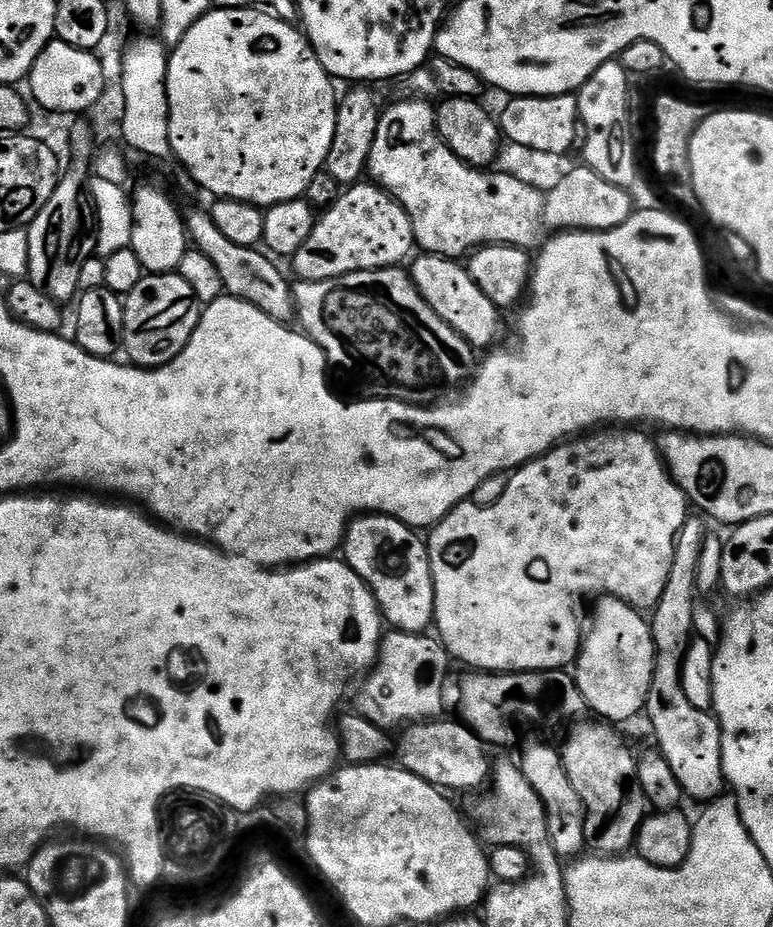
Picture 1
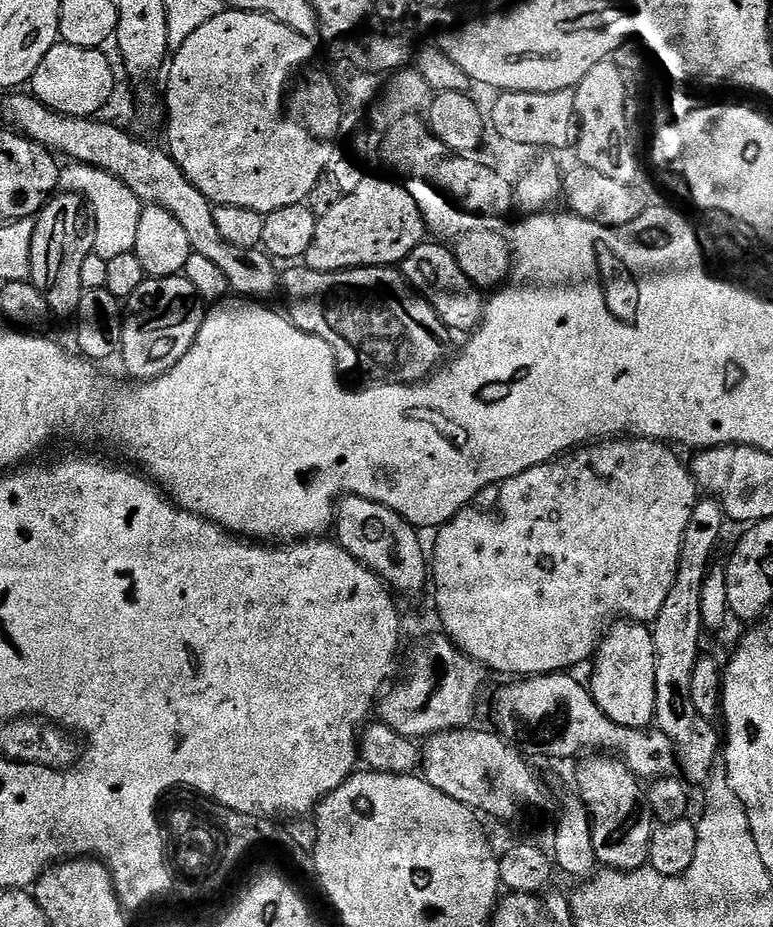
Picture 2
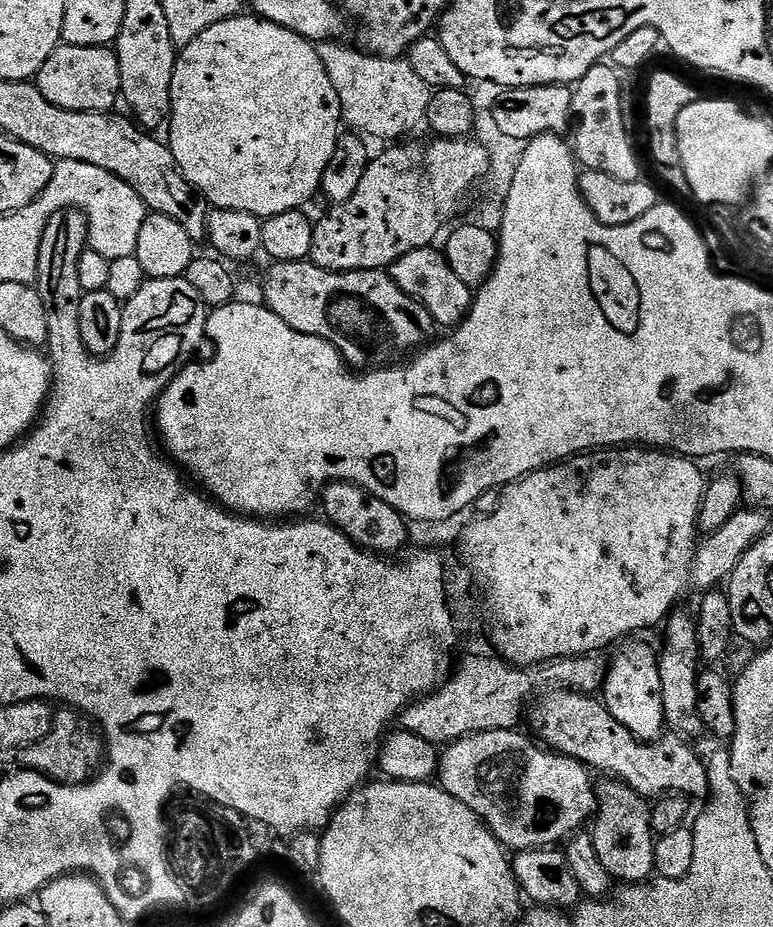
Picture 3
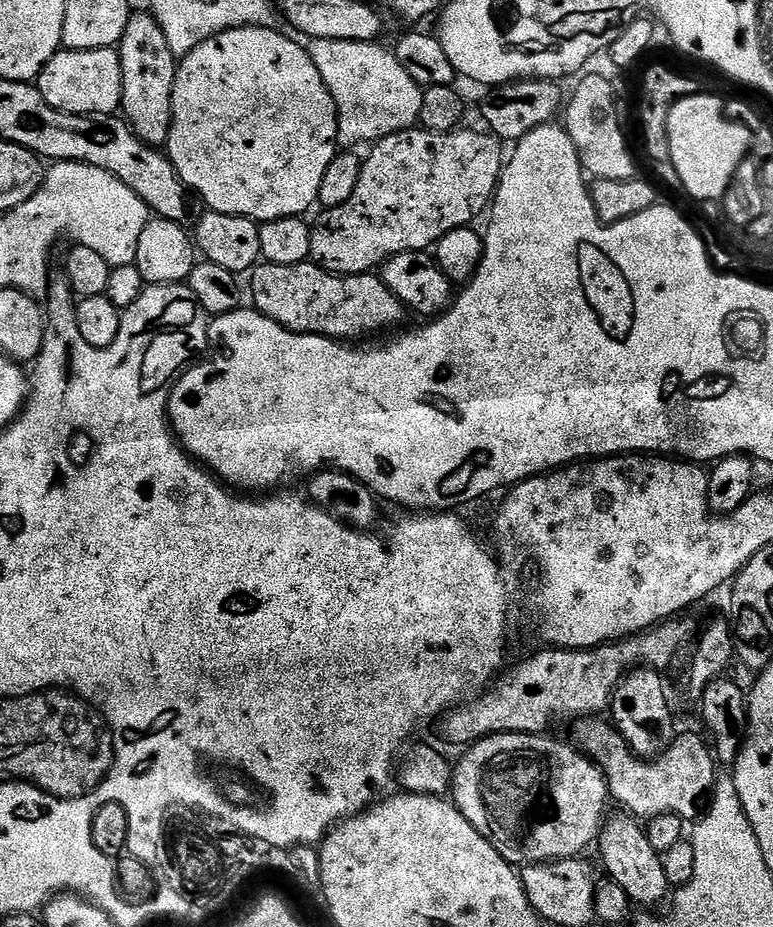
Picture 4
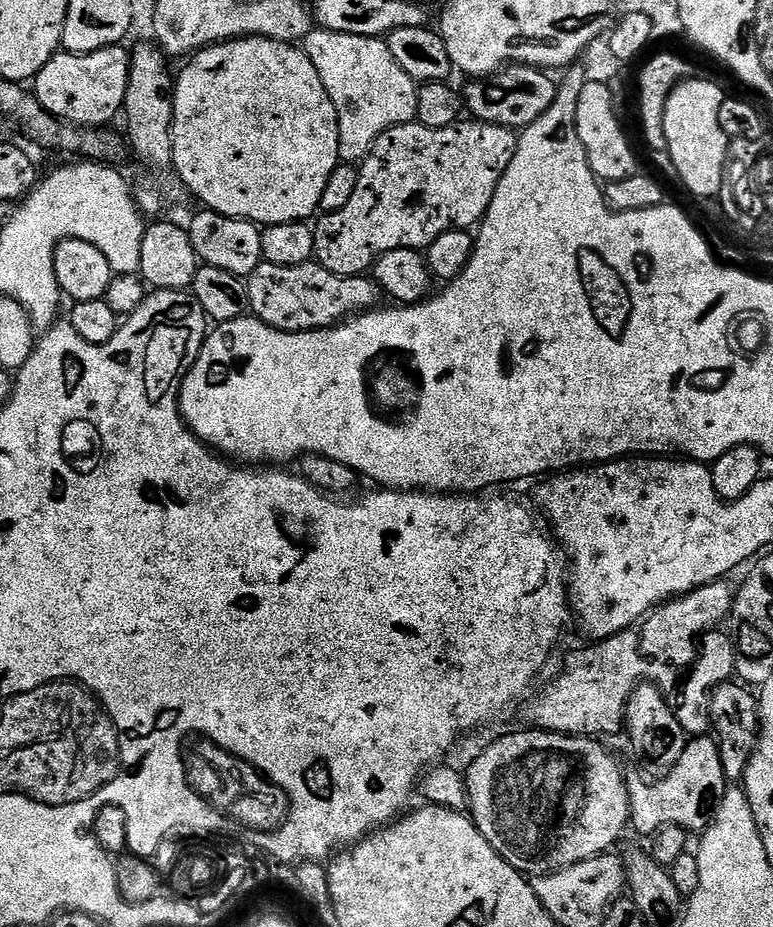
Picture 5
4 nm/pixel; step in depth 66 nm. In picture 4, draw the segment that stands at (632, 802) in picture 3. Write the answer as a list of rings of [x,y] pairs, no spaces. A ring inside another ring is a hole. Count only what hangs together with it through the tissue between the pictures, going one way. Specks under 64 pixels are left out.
[[[631,814],[609,815],[600,830],[598,849],[600,860],[604,863],[607,875],[615,884],[626,890],[629,901],[633,905],[641,904],[641,909],[652,910],[655,904],[669,899],[670,885],[666,878],[663,859],[650,846],[650,838],[645,825]]]

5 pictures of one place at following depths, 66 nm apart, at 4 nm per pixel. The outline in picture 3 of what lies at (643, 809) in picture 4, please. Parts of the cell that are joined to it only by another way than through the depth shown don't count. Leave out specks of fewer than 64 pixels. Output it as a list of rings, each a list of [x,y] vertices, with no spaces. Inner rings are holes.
[[[552,690],[541,695],[534,707],[536,721],[531,731],[543,747],[577,760],[597,773],[605,772],[608,775],[605,777],[625,784],[640,796],[663,798],[669,794],[683,794],[695,798],[708,792],[707,763],[702,756],[700,760],[683,736],[664,734],[657,740],[638,740],[595,695],[583,692]]]

